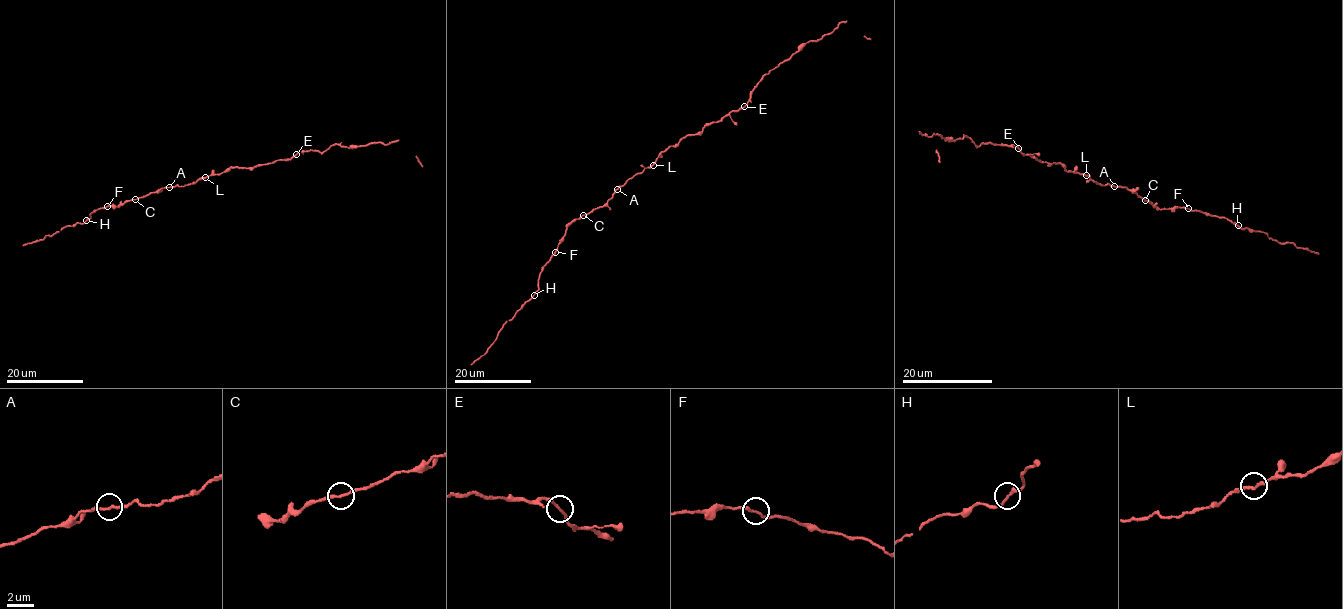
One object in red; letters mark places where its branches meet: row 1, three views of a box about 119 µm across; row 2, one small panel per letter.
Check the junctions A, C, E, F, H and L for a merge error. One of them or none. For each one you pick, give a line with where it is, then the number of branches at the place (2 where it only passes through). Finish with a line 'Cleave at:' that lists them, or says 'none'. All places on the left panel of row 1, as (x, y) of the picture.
E: Place: (296, 154). Branches: 2
Cleave at: E

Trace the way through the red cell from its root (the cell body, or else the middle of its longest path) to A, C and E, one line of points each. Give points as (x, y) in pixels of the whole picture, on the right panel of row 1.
A: (1085, 176), (1097, 184), (1114, 186)
C: (1085, 176), (1101, 185), (1126, 187), (1145, 200)
E: (1085, 176), (1067, 171), (1061, 163), (1041, 162), (1030, 154), (1024, 154), (1018, 148)

